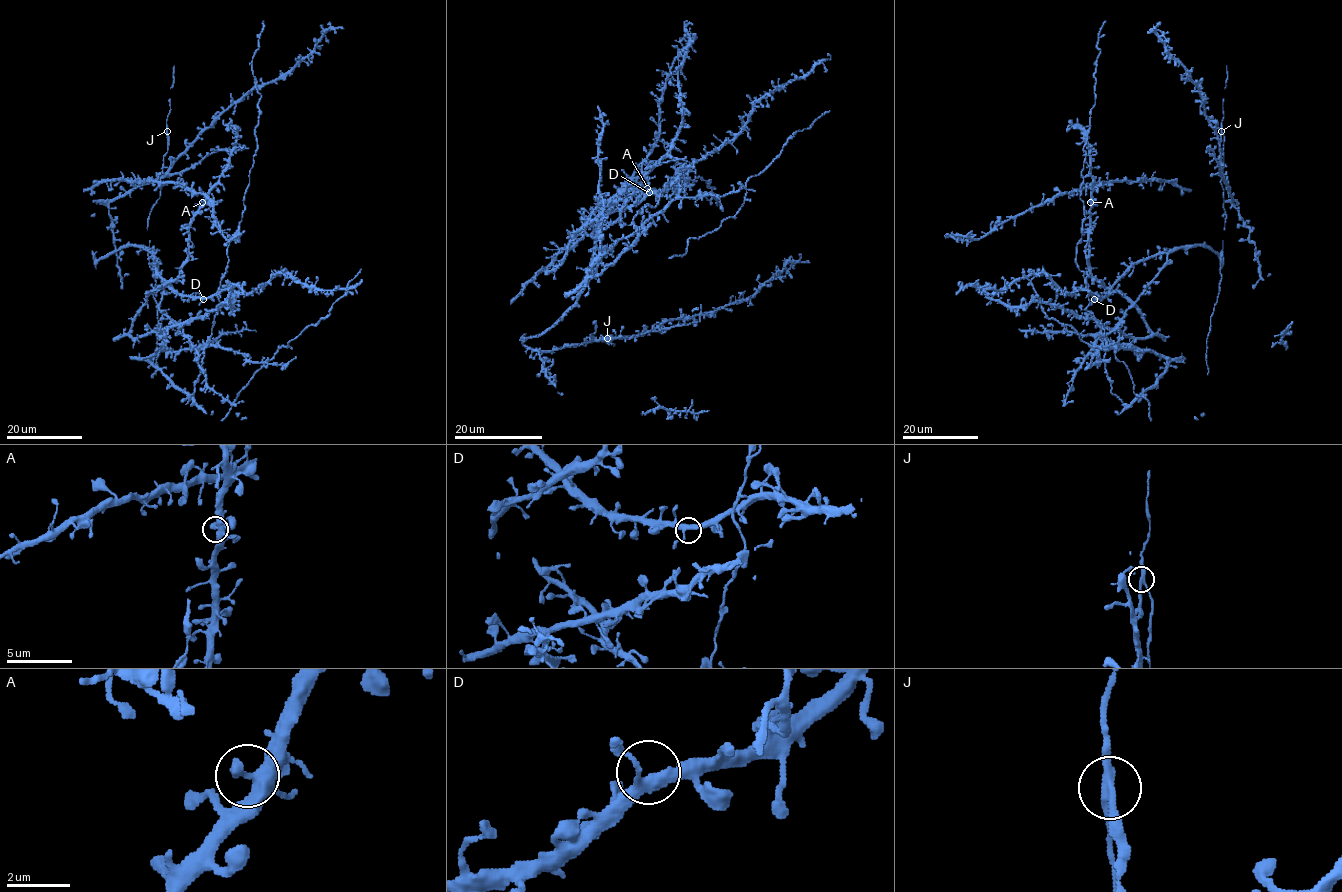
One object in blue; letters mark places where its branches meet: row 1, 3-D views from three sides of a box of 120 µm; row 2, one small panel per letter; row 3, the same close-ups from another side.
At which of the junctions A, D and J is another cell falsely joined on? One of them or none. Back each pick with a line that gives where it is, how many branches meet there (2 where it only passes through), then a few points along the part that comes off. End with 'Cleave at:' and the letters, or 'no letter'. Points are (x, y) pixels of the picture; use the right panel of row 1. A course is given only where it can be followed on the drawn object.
J: at (1221, 131); 3 branches meet; foreign part runs (1221, 130), (1219, 146)
Cleave at: J

